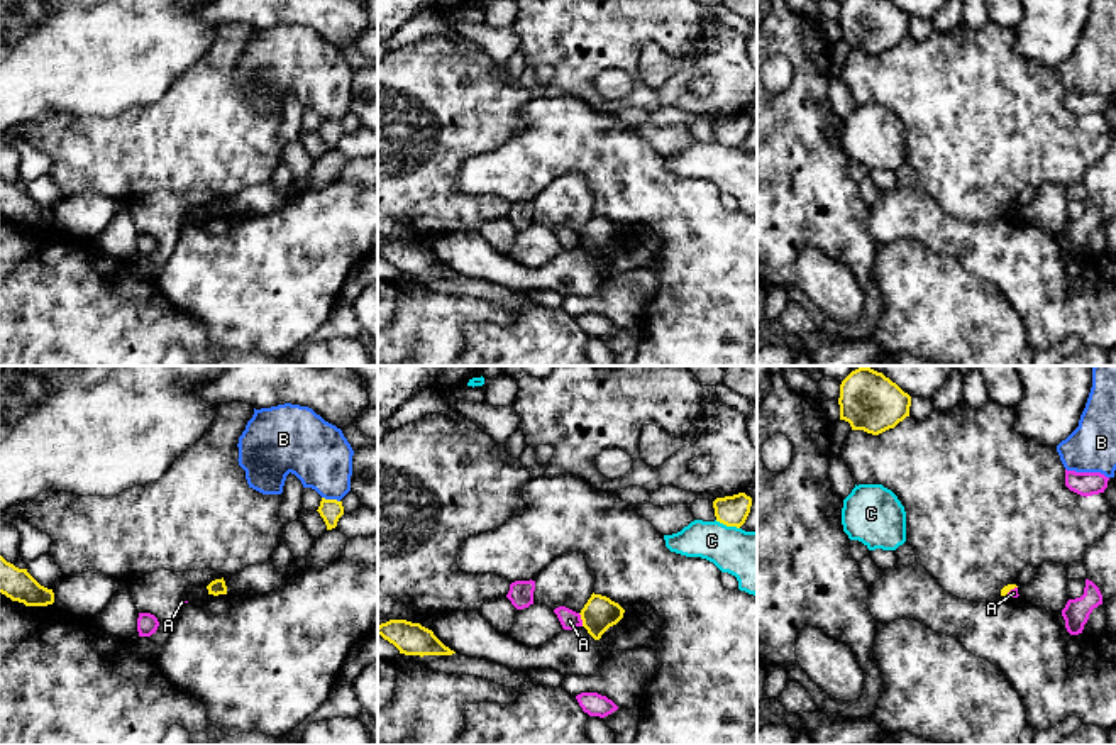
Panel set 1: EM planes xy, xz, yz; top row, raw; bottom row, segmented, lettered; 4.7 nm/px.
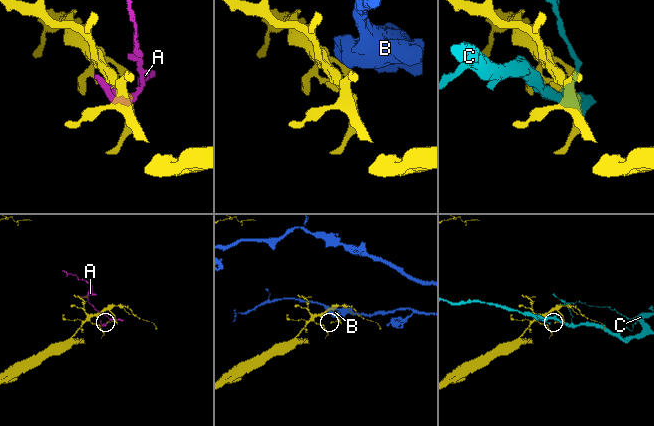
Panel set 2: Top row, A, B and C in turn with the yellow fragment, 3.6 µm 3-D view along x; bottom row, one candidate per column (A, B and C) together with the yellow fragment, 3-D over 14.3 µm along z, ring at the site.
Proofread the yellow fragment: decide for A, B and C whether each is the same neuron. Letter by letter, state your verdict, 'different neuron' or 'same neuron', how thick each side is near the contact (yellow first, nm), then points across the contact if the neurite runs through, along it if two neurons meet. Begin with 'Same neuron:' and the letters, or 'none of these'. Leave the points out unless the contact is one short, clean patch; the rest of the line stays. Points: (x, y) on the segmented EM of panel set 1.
Same neuron: none of these
A: different neuron; 160 nm thick on the yellow side, 90 nm on the other; border along xz (578, 613), (583, 625)
B: different neuron; 110 nm thick on the yellow side, 300 nm on the other; border along xy (322, 496), (339, 502)
C: different neuron; 140 nm thick on the yellow side, 260 nm on the other; border along xz (715, 520), (739, 529)

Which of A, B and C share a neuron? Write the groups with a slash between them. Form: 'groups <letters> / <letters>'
groups A / B / C

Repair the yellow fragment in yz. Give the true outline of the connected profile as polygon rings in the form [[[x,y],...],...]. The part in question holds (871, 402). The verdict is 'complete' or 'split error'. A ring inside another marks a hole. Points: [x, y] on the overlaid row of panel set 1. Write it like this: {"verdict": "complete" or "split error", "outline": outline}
{"verdict": "complete", "outline": [[[859,367],[842,381],[838,405],[852,430],[879,435],[909,417],[911,396],[882,372]]]}

